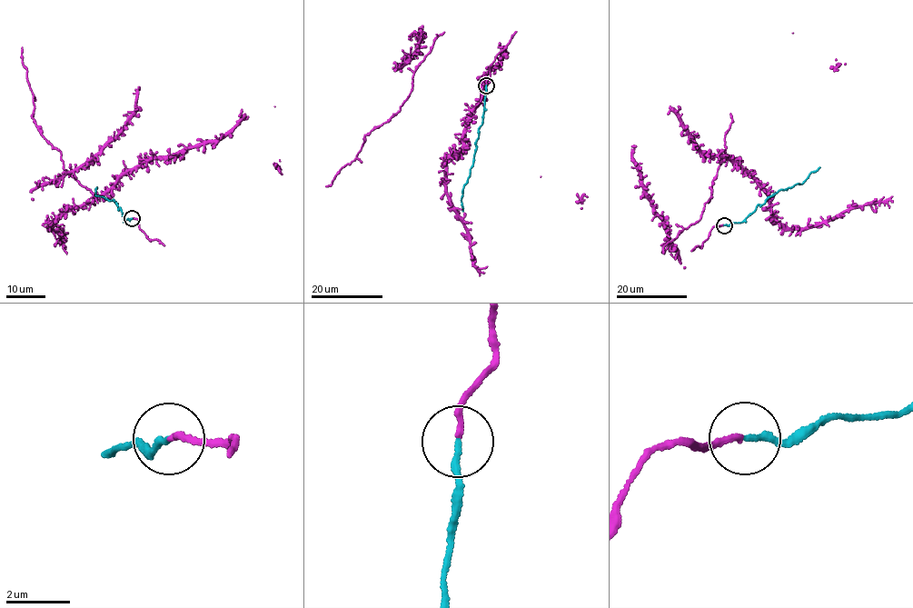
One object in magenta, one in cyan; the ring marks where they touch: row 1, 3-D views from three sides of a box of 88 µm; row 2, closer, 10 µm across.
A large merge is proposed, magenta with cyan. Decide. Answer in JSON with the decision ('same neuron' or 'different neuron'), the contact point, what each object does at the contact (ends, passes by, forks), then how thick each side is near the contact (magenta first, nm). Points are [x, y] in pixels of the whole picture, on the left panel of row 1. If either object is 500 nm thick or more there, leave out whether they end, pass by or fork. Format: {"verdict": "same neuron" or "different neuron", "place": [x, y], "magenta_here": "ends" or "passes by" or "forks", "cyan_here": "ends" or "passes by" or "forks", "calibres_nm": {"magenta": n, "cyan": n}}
{"verdict": "same neuron", "place": [132, 218], "magenta_here": "ends", "cyan_here": "ends", "calibres_nm": {"magenta": 190, "cyan": 180}}

